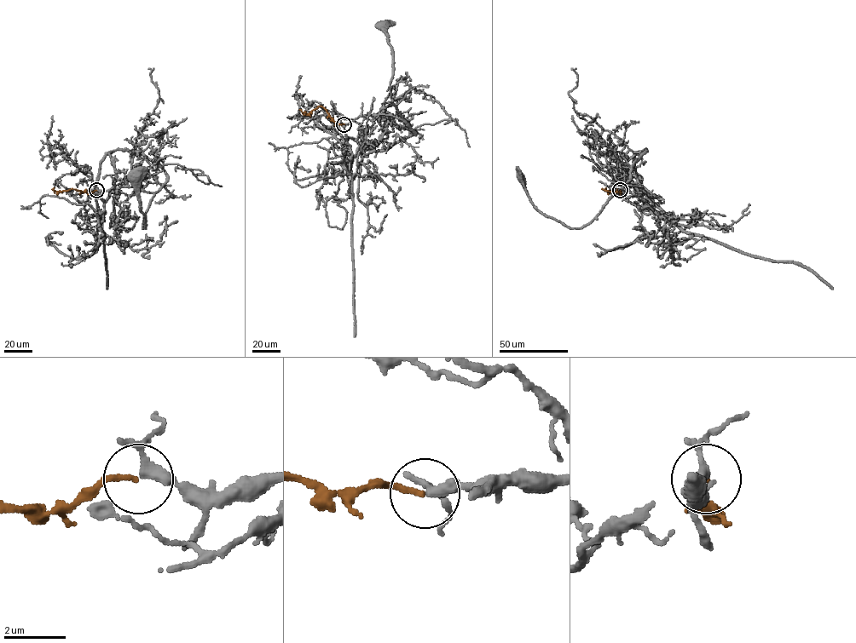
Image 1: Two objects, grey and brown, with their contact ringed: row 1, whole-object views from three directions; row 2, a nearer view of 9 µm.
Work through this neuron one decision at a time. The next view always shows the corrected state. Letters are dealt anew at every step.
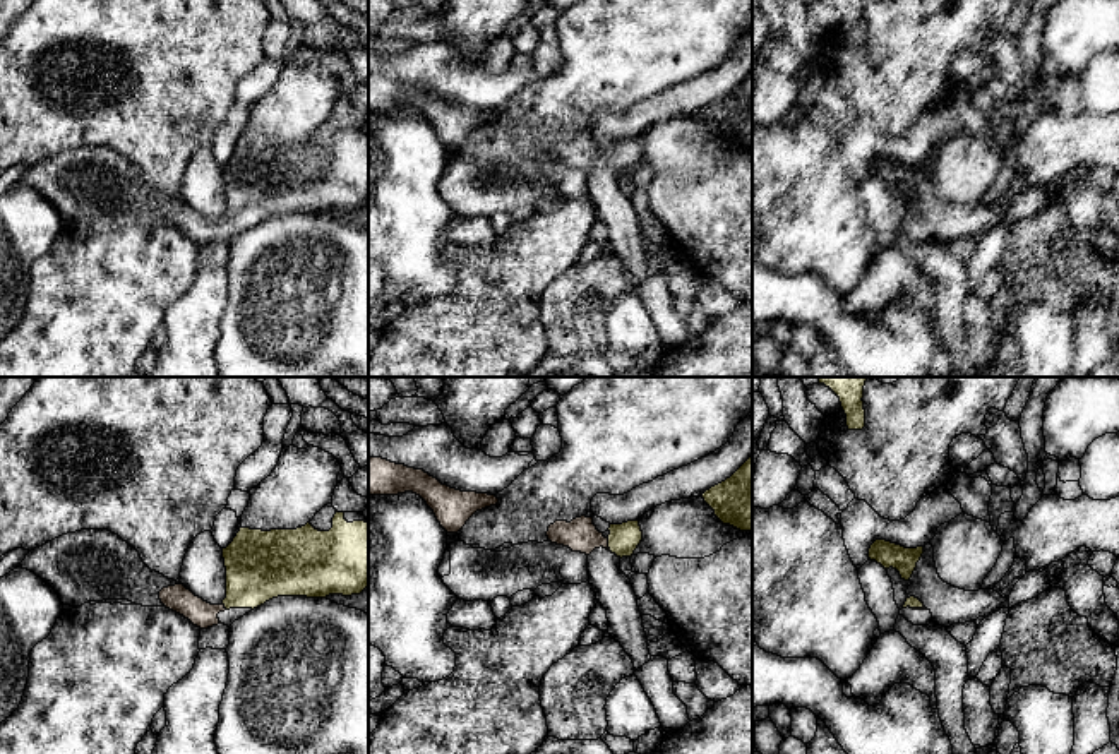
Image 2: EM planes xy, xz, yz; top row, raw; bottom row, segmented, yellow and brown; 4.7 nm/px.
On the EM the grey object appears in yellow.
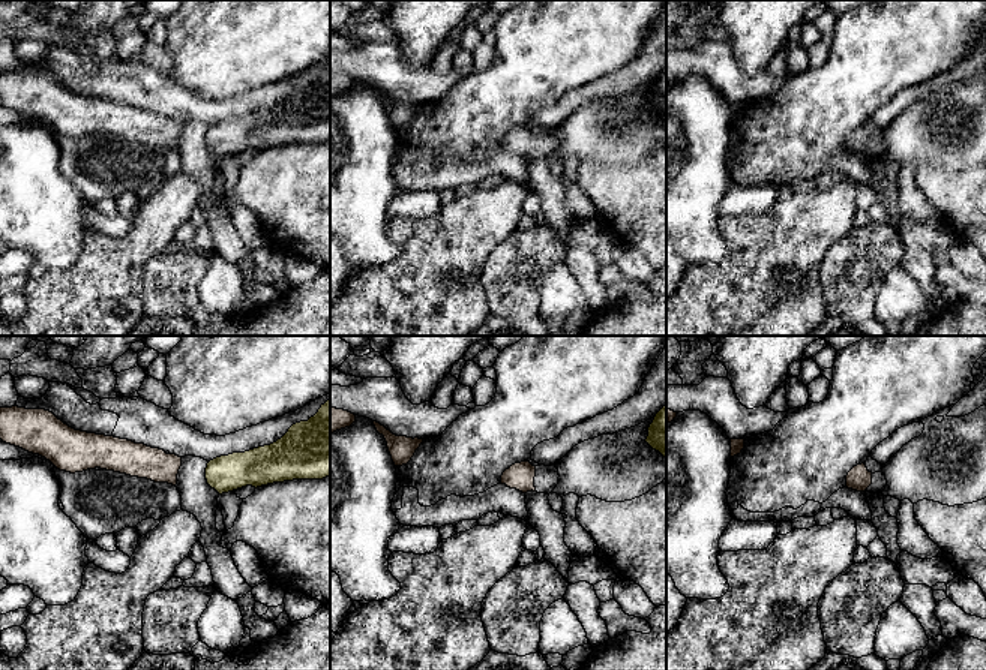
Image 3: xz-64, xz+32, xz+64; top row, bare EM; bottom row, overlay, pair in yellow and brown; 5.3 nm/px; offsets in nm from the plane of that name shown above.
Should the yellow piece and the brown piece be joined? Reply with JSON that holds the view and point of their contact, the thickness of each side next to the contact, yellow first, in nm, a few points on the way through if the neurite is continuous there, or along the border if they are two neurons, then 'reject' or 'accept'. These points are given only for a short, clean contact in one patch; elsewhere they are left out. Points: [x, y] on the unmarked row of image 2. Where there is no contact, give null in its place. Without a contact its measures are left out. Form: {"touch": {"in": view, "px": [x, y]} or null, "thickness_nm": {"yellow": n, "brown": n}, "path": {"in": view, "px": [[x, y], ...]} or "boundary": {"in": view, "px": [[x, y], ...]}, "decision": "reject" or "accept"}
{"touch": {"in": "xz", "px": [609, 160]}, "thickness_nm": {"yellow": 140, "brown": 160}, "path": {"in": "xz", "px": [[624, 155], [609, 160], [580, 151]]}, "decision": "accept"}

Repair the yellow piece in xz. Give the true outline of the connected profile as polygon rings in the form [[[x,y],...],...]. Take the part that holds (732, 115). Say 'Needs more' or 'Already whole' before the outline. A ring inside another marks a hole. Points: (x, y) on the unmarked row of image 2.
Already whole. [[[752,72],[730,94],[701,113],[723,141],[752,149]]]

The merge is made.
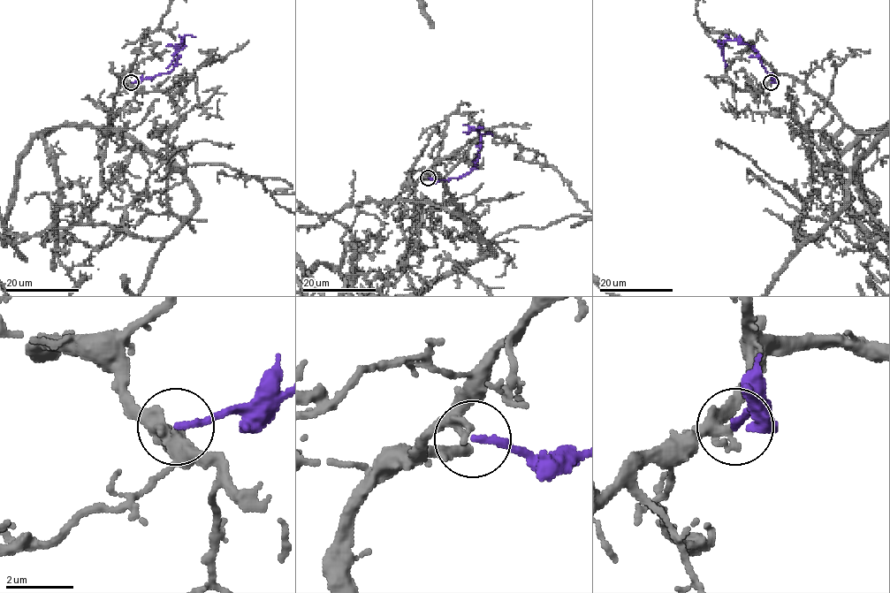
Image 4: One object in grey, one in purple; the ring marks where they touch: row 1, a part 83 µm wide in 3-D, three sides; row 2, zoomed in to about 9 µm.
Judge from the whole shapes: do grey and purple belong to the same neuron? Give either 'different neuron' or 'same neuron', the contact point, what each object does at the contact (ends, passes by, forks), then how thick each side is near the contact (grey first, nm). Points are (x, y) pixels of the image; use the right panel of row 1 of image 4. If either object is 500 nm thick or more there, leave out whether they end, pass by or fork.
same neuron; at (771, 82); grey passes by; purple ends there; 320 nm thick on the grey side, 200 nm on the other

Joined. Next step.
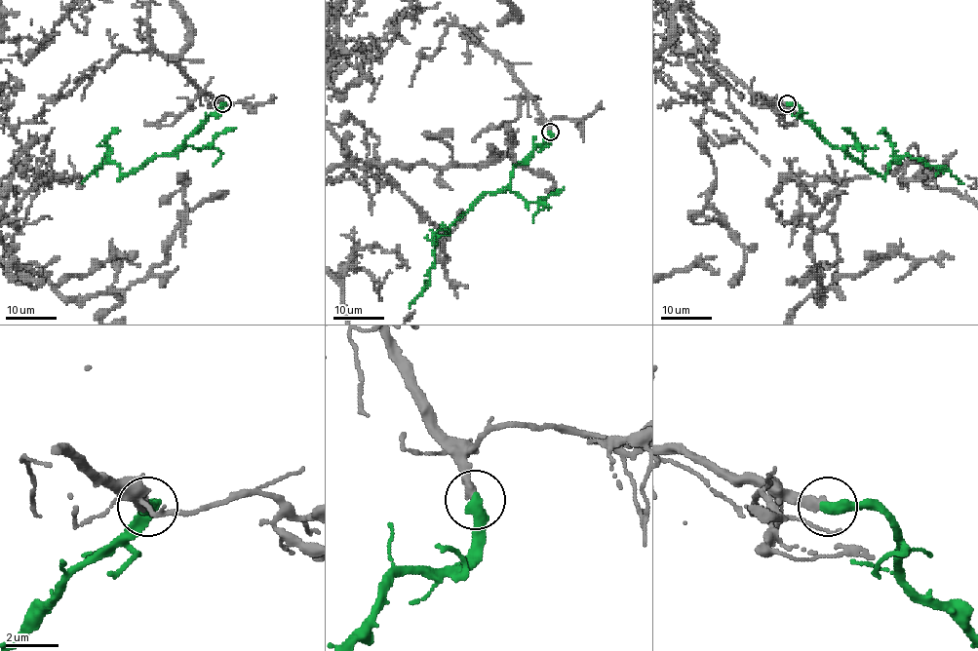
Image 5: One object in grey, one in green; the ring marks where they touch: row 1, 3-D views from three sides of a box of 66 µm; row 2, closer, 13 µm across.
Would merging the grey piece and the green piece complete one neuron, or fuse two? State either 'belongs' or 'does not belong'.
belongs

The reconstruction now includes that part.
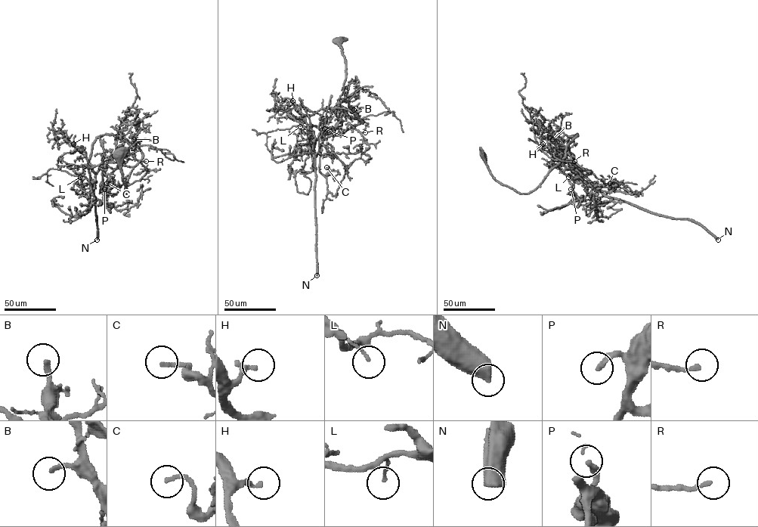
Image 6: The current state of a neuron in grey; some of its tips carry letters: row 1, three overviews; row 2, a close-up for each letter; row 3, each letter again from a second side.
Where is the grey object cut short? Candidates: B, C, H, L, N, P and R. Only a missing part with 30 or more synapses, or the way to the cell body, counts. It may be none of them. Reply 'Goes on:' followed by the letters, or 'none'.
Goes on: B, N, R

